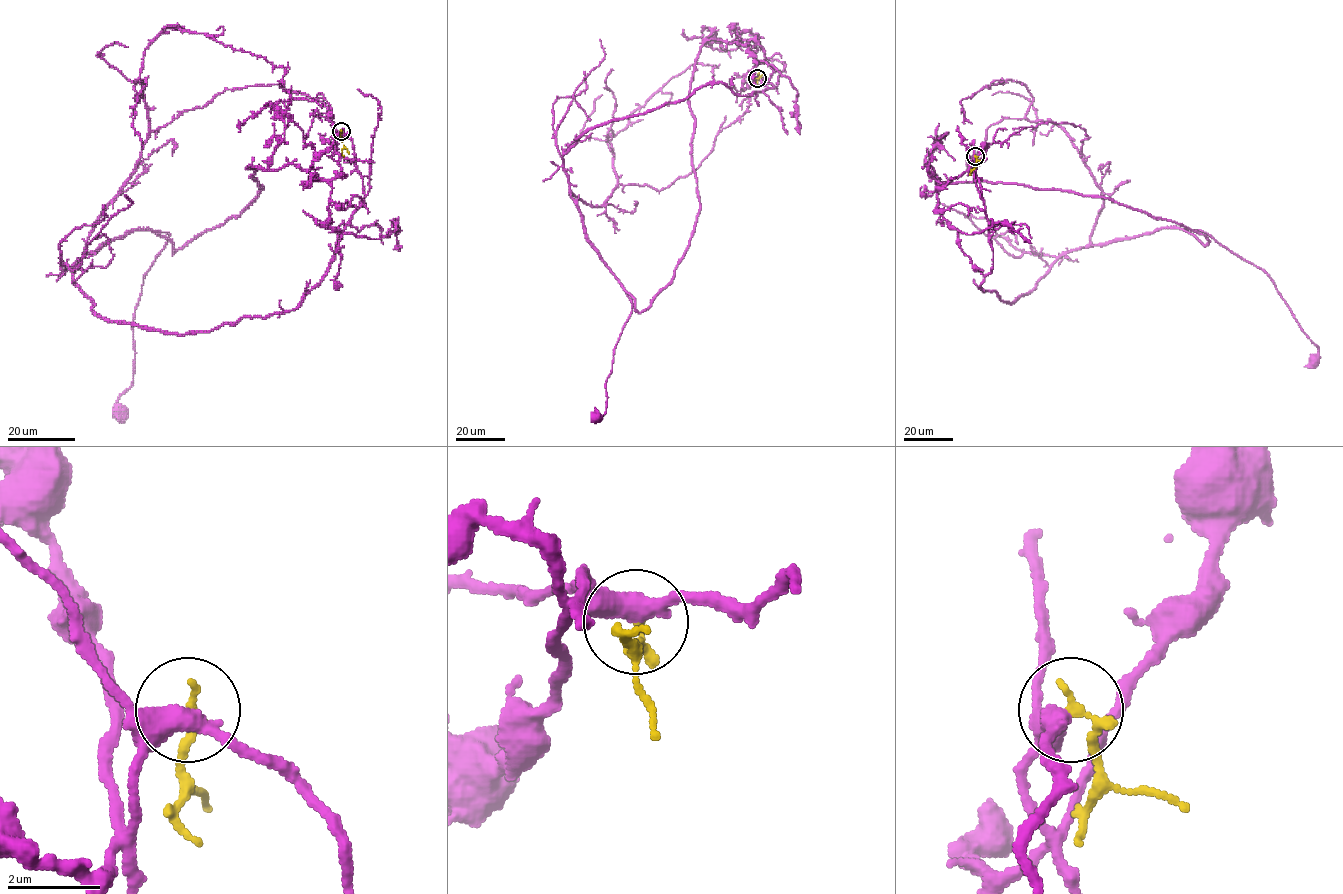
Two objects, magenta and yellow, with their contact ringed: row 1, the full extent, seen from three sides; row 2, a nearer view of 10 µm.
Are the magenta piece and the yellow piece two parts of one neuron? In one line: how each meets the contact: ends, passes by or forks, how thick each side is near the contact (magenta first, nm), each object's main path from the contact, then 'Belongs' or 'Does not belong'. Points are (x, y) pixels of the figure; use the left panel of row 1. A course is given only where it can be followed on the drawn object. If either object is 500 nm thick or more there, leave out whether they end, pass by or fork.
At the ring magenta passes by. At the ring yellow ends. Thickness 400 nm (magenta) against 190 nm. Course of magenta: (341, 131), (336, 177), (249, 166), (262, 187), (238, 215), (173, 254), (158, 232), (119, 412). Course of yellow: (341, 131), (344, 157). Does not belong

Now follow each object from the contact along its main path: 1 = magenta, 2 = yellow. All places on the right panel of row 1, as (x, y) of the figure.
1: (975, 156), (937, 192), (1061, 189), (1204, 245), (1186, 230), (1209, 234), (1266, 273), (1314, 360)
2: (975, 156), (976, 166), (970, 175)

